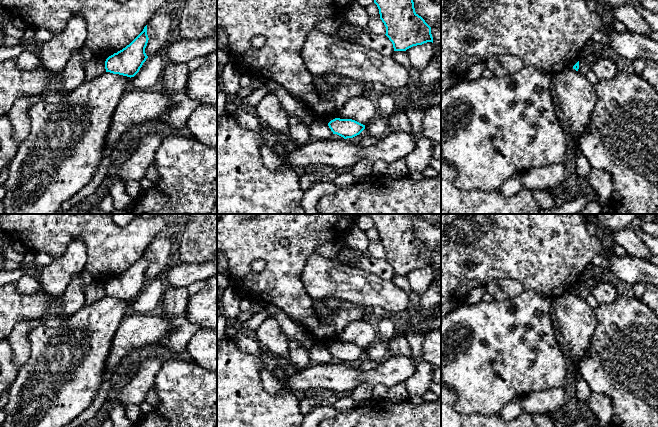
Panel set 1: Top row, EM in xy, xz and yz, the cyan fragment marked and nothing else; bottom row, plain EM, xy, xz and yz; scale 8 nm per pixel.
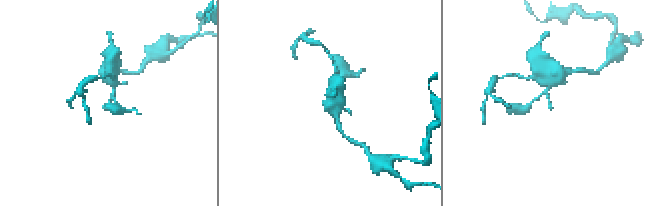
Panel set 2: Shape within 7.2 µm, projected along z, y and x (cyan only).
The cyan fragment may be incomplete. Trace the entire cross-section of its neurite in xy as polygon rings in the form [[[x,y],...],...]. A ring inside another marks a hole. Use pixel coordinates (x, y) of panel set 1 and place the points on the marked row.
[[[146,25],[129,45],[106,59],[106,72],[134,77],[148,58],[145,53],[148,40]]]

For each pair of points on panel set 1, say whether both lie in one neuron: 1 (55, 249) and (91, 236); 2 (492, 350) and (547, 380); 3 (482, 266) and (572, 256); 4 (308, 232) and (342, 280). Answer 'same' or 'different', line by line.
1: same
2: same
3: same
4: different

